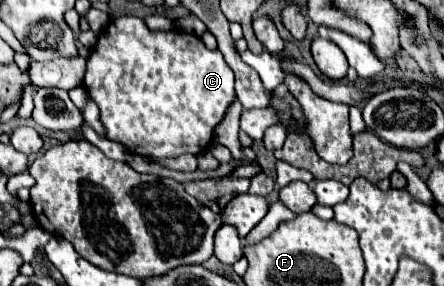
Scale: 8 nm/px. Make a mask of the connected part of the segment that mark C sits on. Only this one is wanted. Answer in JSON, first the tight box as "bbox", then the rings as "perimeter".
{"bbox":[83,16,235,160],"perimeter":[[[119,16],[109,22],[87,58],[87,72],[83,78],[91,100],[101,110],[107,138],[121,142],[133,154],[141,154],[149,160],[175,158],[185,152],[205,152],[213,140],[215,126],[223,120],[235,98],[233,82],[233,70],[223,60],[223,54],[219,50],[209,50],[199,36],[183,30],[155,32],[137,16]]]}

